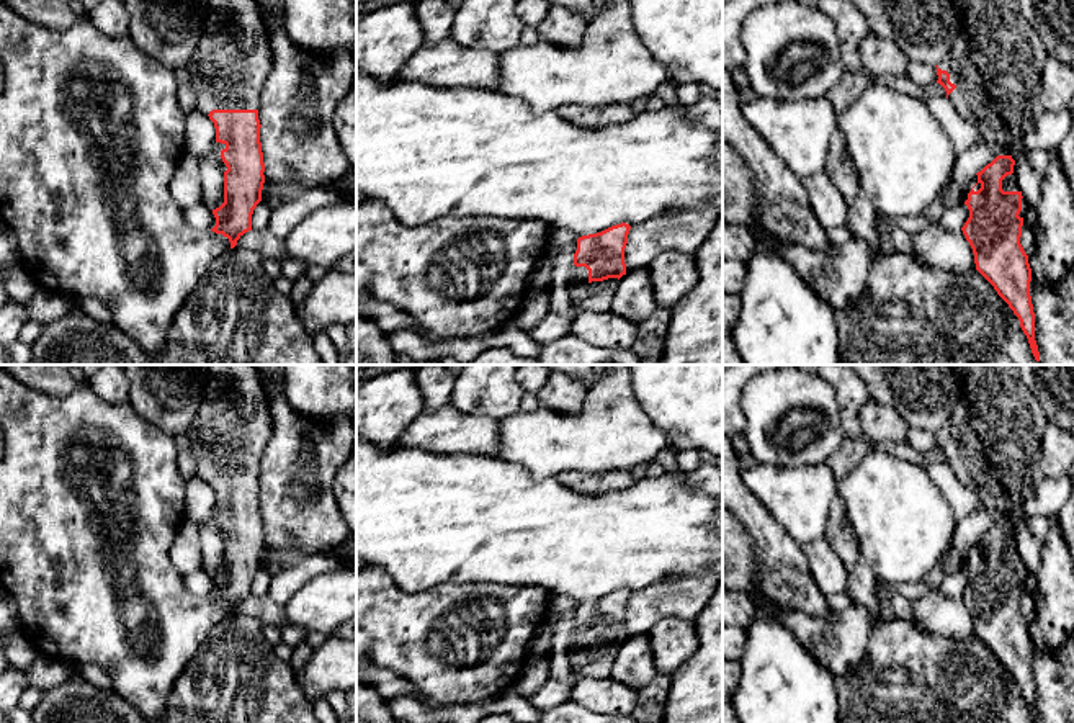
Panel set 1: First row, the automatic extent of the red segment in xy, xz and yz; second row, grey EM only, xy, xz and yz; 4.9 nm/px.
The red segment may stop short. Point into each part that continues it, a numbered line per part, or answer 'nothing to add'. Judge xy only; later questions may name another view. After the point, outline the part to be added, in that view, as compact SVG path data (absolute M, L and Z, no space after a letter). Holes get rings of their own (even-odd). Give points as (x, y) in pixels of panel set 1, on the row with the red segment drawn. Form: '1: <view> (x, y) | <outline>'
1: xy (228, 71) | M257 0L204 3L213 25L186 65L196 110L258 110L271 51Z

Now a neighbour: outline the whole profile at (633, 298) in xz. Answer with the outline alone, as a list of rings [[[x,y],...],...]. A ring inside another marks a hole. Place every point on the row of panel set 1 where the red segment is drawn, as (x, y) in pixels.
[[[647,268],[628,270],[616,285],[610,311],[634,322],[646,321],[657,309]]]

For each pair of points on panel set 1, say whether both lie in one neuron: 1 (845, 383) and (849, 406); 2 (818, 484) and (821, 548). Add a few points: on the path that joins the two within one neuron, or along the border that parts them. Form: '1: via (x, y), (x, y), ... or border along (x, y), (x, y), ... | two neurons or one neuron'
1: via (849, 388), (849, 401) | one neuron
2: border along (824, 537), (806, 542), (801, 547) | two neurons

